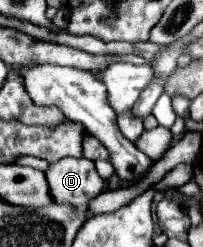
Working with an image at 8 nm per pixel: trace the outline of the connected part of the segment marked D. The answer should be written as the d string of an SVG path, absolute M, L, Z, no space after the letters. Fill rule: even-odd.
M64 158L50 164L50 168L46 170L46 180L56 204L70 204L74 208L84 208L94 196L104 190L104 180L98 176L94 162L86 158Z

